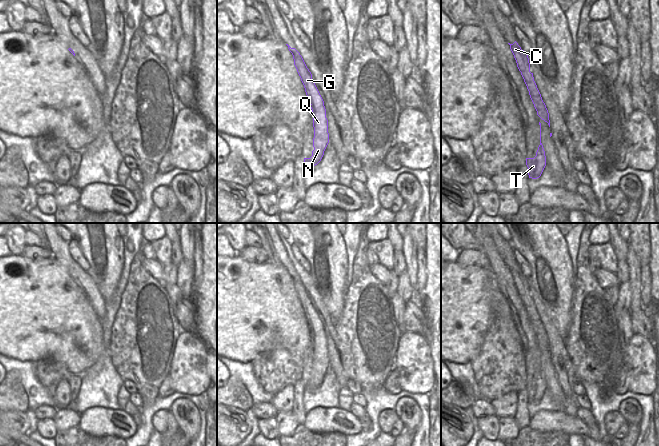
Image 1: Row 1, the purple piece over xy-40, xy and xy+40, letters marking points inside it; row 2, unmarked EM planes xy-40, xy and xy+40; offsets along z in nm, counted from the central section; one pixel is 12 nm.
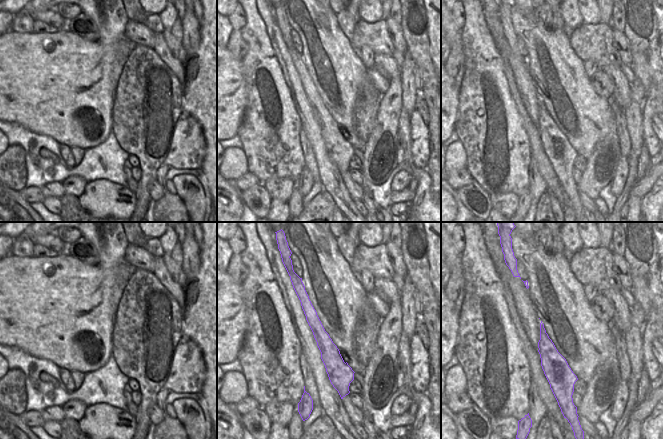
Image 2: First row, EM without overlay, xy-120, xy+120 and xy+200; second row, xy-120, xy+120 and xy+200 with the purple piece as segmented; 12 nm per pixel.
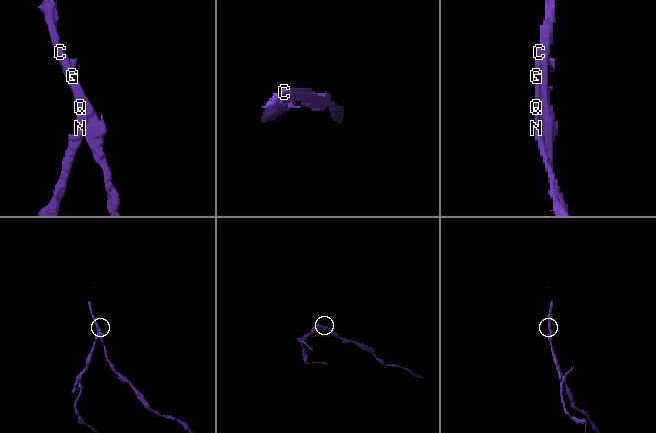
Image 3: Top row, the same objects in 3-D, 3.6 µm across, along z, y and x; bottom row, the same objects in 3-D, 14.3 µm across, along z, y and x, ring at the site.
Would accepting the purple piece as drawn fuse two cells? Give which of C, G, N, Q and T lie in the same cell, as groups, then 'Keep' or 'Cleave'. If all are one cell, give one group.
Groups: C / G N Q T. Cleave

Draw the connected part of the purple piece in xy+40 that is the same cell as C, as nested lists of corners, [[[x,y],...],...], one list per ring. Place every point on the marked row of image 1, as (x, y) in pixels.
[[[516,41],[513,44],[508,44],[510,45],[510,49],[514,55],[519,71],[521,73],[524,71],[530,71],[529,58],[526,52],[521,49]]]

